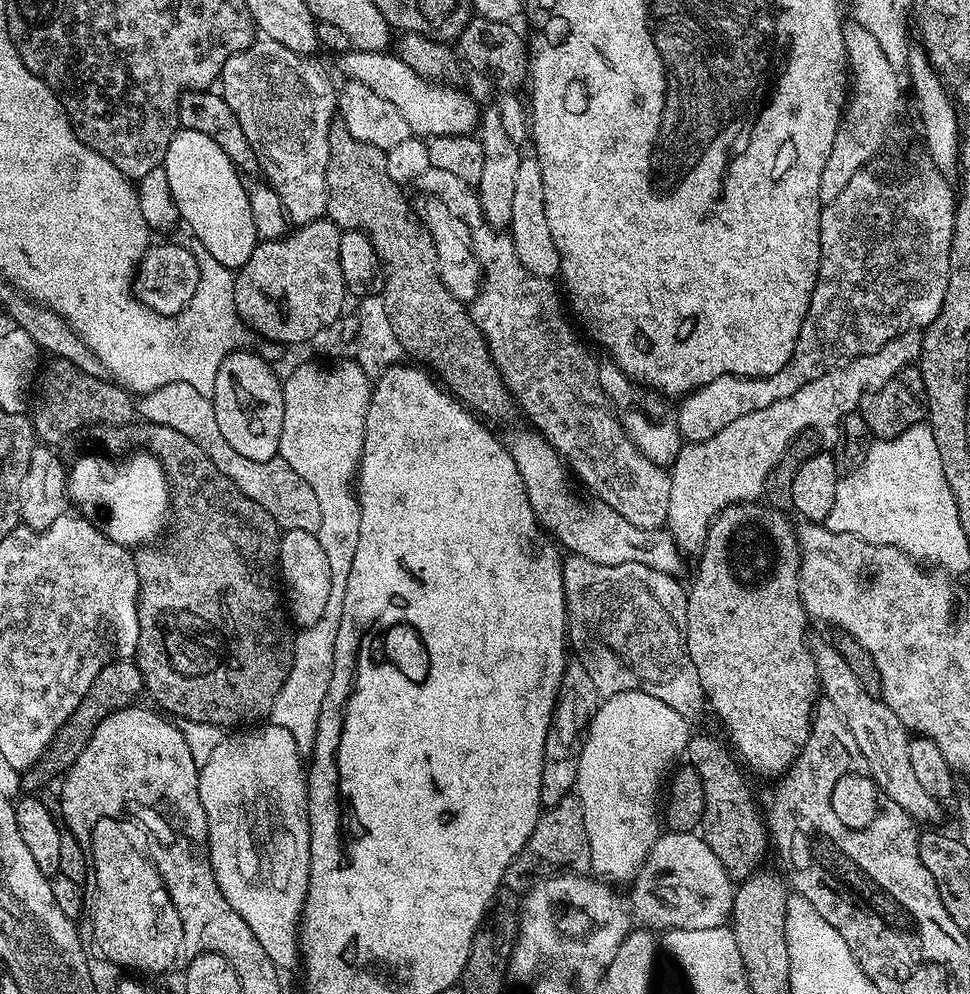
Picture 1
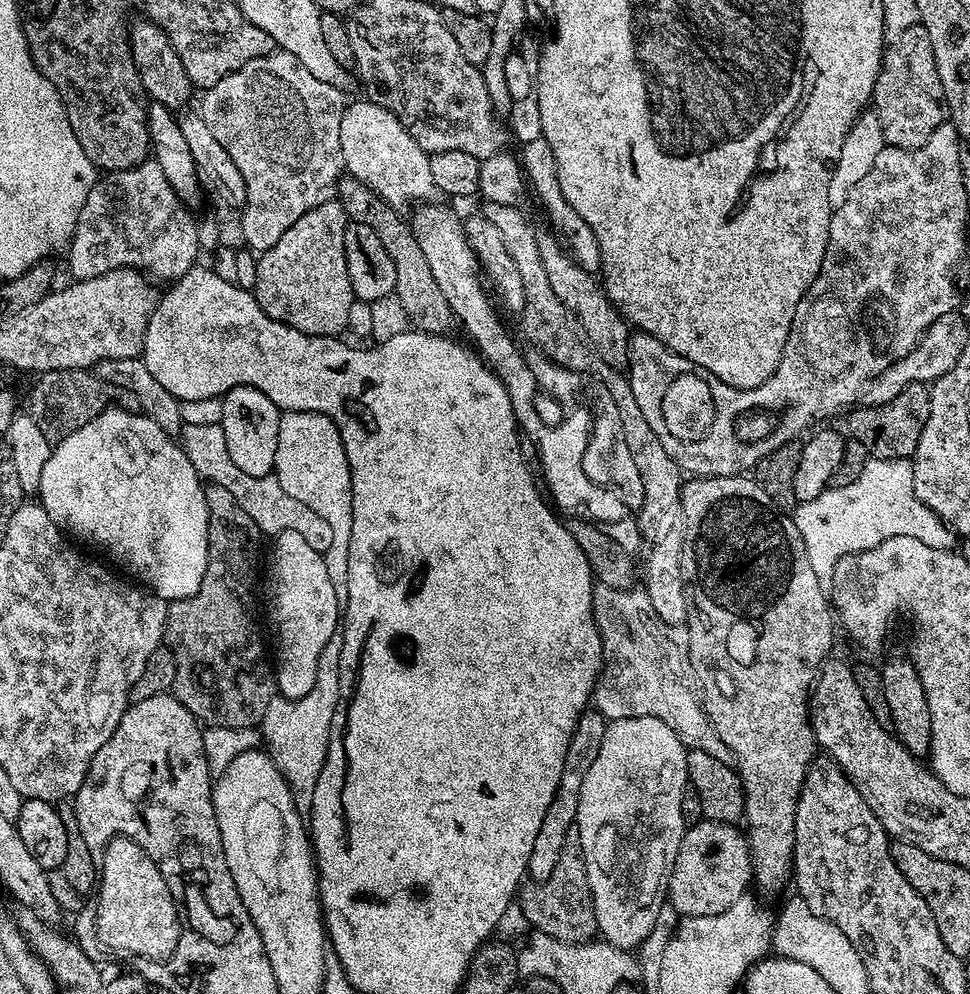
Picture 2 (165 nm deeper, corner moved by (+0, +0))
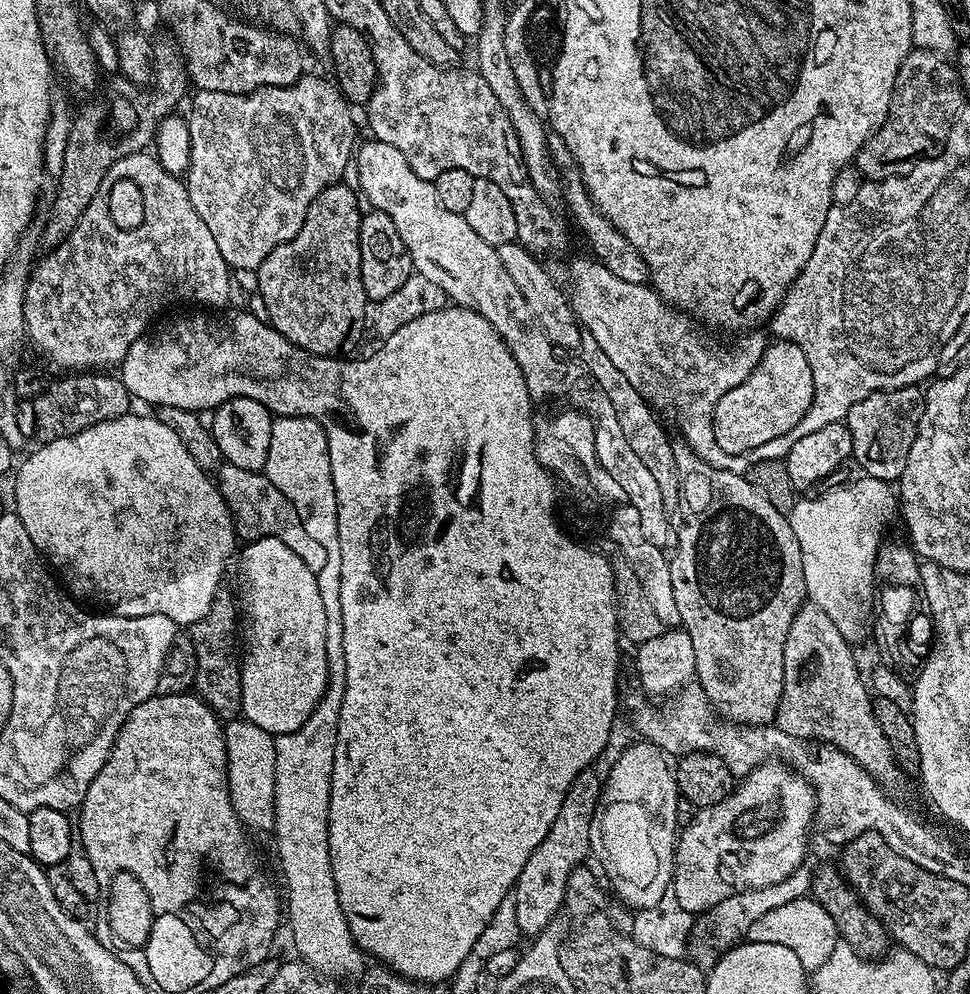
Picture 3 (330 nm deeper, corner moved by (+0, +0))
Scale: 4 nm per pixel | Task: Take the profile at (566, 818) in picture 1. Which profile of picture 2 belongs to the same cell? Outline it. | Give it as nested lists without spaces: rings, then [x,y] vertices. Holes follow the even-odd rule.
[[[579,835],[568,837],[566,846],[554,866],[554,874],[539,882],[528,882],[518,893],[520,909],[529,925],[551,938],[566,944],[587,944],[597,935],[596,907],[590,894],[590,882],[586,878],[586,858],[582,854]]]

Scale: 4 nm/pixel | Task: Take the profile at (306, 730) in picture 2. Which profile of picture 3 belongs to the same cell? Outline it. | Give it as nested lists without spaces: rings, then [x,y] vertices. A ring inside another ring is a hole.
[[[276,416],[272,422],[270,454],[266,454],[263,473],[285,498],[296,507],[302,518],[302,526],[317,539],[326,550],[326,566],[316,573],[318,590],[322,594],[322,606],[326,606],[326,658],[328,659],[328,688],[320,704],[309,715],[309,720],[293,733],[276,736],[276,773],[274,774],[274,818],[276,848],[280,851],[280,872],[284,875],[286,892],[286,928],[292,931],[295,955],[322,974],[335,978],[354,976],[360,978],[366,971],[365,953],[360,951],[350,934],[346,914],[342,914],[342,902],[338,902],[338,890],[334,886],[334,870],[330,866],[330,842],[328,841],[328,815],[330,814],[330,786],[334,770],[334,746],[342,698],[346,694],[346,658],[342,650],[342,550],[338,546],[338,506],[334,494],[334,478],[330,474],[328,439],[322,426],[310,416]]]

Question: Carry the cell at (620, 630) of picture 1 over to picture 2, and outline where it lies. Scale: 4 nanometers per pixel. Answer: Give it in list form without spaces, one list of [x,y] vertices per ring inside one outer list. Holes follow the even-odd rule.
[[[597,583],[592,590],[592,613],[604,651],[604,666],[600,670],[600,677],[596,679],[595,711],[604,715],[604,719],[609,722],[647,716],[662,718],[662,722],[666,722],[666,726],[674,730],[674,734],[684,743],[685,748],[702,750],[718,758],[718,762],[735,765],[736,759],[730,746],[726,746],[726,742],[718,738],[718,730],[714,730],[710,718],[704,713],[702,692],[698,687],[698,677],[688,653],[687,627],[680,622],[665,622],[654,610],[647,591],[643,587],[636,587],[615,588],[609,584]]]

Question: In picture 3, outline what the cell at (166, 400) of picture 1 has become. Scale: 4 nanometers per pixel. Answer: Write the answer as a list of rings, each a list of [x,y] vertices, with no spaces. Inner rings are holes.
[[[224,462],[218,469],[218,487],[226,506],[232,512],[232,523],[235,524],[236,535],[241,541],[273,536],[286,542],[286,546],[290,546],[290,550],[294,550],[294,554],[298,554],[298,558],[302,558],[302,562],[306,562],[312,572],[320,572],[322,566],[326,566],[325,548],[309,534],[306,526],[302,526],[302,518],[297,514],[296,507],[263,472],[242,470],[242,466]]]

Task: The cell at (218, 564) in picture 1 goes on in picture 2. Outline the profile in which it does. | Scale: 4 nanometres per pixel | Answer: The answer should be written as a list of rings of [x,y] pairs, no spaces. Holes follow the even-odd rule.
[[[208,484],[204,489],[204,504],[206,505],[206,519],[208,521],[208,569],[202,578],[202,586],[190,598],[174,600],[168,604],[168,624],[164,628],[164,640],[166,646],[174,654],[174,662],[176,663],[176,673],[170,692],[178,702],[182,702],[182,706],[186,706],[186,710],[190,710],[190,714],[196,716],[201,725],[256,728],[263,721],[270,702],[277,699],[278,696],[274,668],[270,662],[268,665],[268,652],[264,649],[264,636],[260,633],[259,622],[256,621],[256,567],[260,564],[262,533],[260,527],[254,522],[254,518],[250,518],[250,514],[246,514],[246,510],[242,510],[242,506],[238,506],[234,494],[222,490],[222,486]]]

